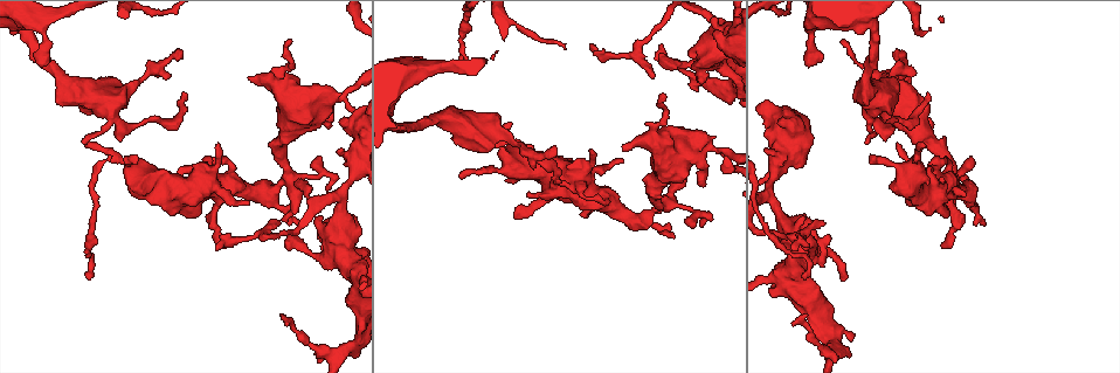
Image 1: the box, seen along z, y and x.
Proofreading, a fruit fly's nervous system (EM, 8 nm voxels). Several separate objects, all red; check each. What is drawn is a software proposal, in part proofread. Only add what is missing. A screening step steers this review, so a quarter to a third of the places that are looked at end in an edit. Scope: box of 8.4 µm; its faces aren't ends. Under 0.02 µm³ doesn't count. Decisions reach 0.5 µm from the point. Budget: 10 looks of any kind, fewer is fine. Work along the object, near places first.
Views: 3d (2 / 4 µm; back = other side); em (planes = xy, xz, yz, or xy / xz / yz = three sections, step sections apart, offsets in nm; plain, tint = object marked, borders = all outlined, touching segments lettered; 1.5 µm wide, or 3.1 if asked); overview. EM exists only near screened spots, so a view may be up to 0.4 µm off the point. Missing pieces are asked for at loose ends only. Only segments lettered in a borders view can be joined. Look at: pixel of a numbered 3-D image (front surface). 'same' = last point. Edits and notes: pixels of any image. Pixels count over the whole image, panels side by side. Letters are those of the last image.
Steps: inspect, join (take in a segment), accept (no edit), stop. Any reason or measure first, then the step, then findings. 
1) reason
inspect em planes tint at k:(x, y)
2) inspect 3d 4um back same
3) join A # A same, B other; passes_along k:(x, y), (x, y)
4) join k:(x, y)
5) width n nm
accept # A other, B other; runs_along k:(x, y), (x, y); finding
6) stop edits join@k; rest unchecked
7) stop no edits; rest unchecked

inspect em xy step 4 tint at 1:(460, 174)

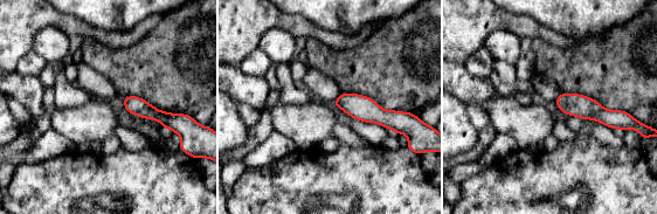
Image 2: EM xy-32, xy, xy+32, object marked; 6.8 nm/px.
inspect em planes borders same

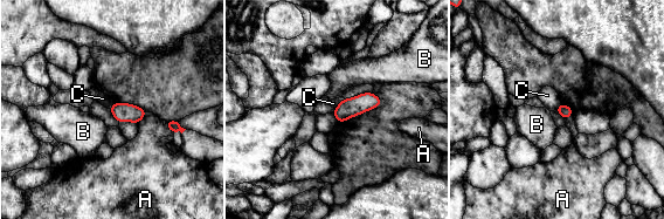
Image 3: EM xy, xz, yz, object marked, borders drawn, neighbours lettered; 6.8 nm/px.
width 90 nm; longest_contact A 120 nm
accept # A other, B other, C other; none of them fits

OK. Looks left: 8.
branch stops here
inspect em yz step 4 borders at 1:(927, 92)

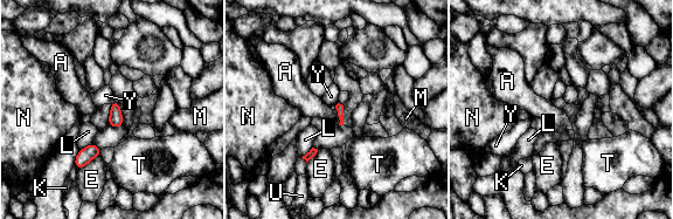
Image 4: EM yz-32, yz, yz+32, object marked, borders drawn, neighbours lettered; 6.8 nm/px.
accept # A other, E other, K other, L other, M other, N other, T other, U other, Y other; border 4:(113, 100), (110, 103); none of them fits

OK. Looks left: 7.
free end
inspect em xz step 8 tint at 1:(810, 62)

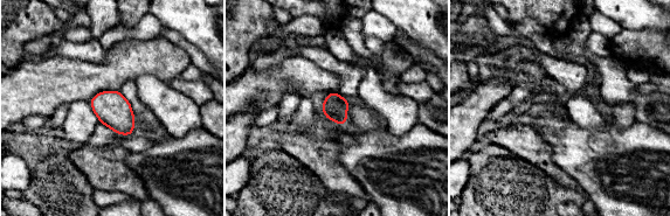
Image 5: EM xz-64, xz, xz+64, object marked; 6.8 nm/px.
inspect em planes borders same

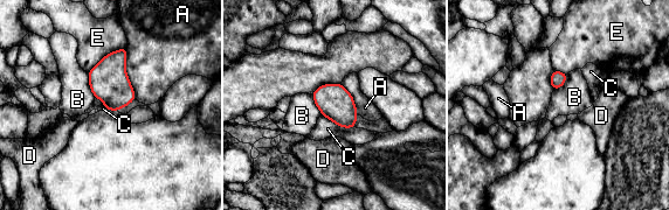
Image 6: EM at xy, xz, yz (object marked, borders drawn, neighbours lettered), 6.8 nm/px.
accept # A other, B other, C other, D other, E other; border 6:(322, 114), (337, 125), (354, 127); none of them fits

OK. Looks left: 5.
tapers out
inspect em planes borders at 1:(663, 95)

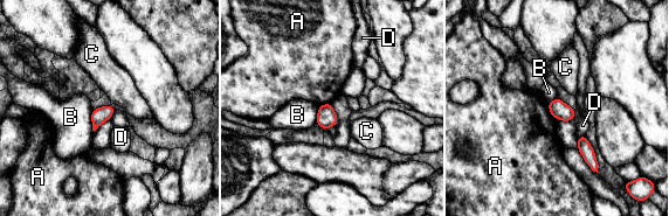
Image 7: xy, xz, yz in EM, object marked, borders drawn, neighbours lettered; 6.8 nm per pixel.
width 110 nm
accept # A other, B other, C other, D other; border 7:(546, 103), (547, 110), (553, 118); no lettered segment goes on from it

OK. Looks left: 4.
stop no edits; rest unchecked

